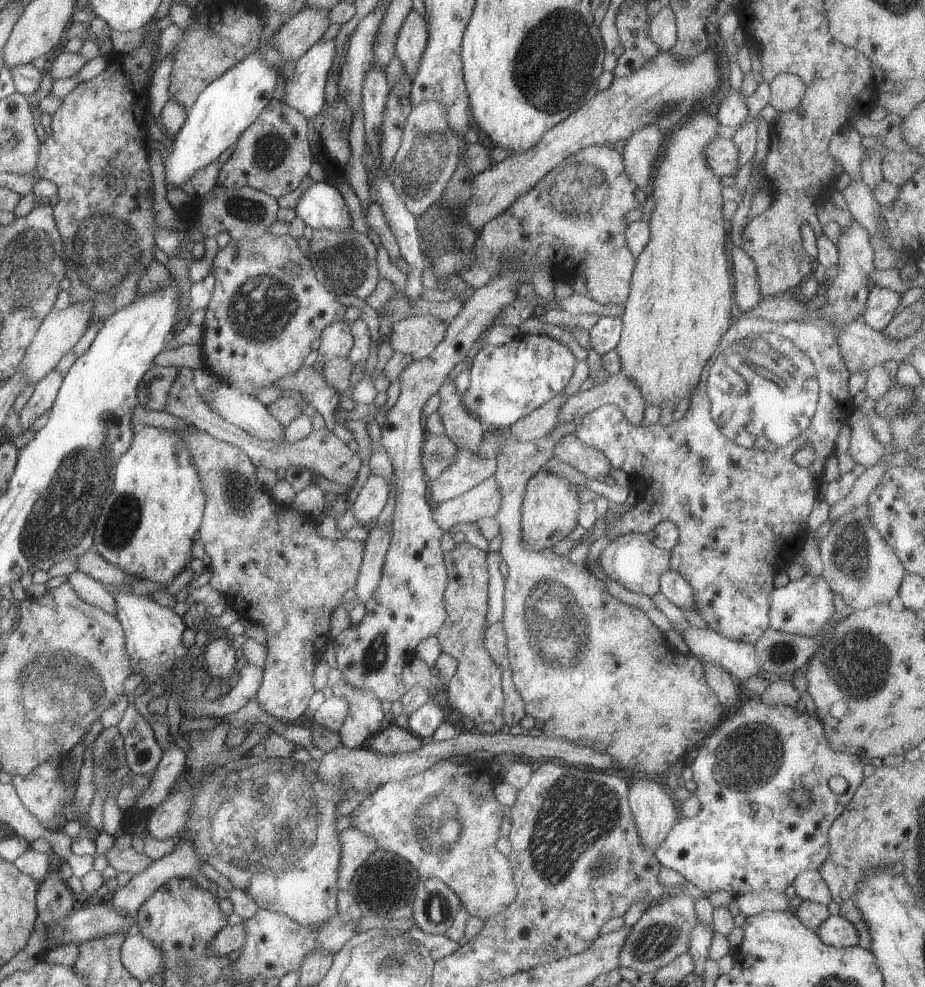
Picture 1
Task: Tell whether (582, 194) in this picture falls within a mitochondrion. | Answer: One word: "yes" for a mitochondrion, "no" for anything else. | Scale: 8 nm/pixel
yes

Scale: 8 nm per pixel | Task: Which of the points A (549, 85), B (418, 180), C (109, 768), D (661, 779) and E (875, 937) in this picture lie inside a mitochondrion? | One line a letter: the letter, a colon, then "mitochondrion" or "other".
A: mitochondrion
B: mitochondrion
C: mitochondrion
D: other
E: other

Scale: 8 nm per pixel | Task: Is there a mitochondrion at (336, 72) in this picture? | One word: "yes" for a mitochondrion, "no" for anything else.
no

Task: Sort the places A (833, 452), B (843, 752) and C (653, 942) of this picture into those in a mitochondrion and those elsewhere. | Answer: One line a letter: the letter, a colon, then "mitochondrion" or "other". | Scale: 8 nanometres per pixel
A: other
B: other
C: mitochondrion

